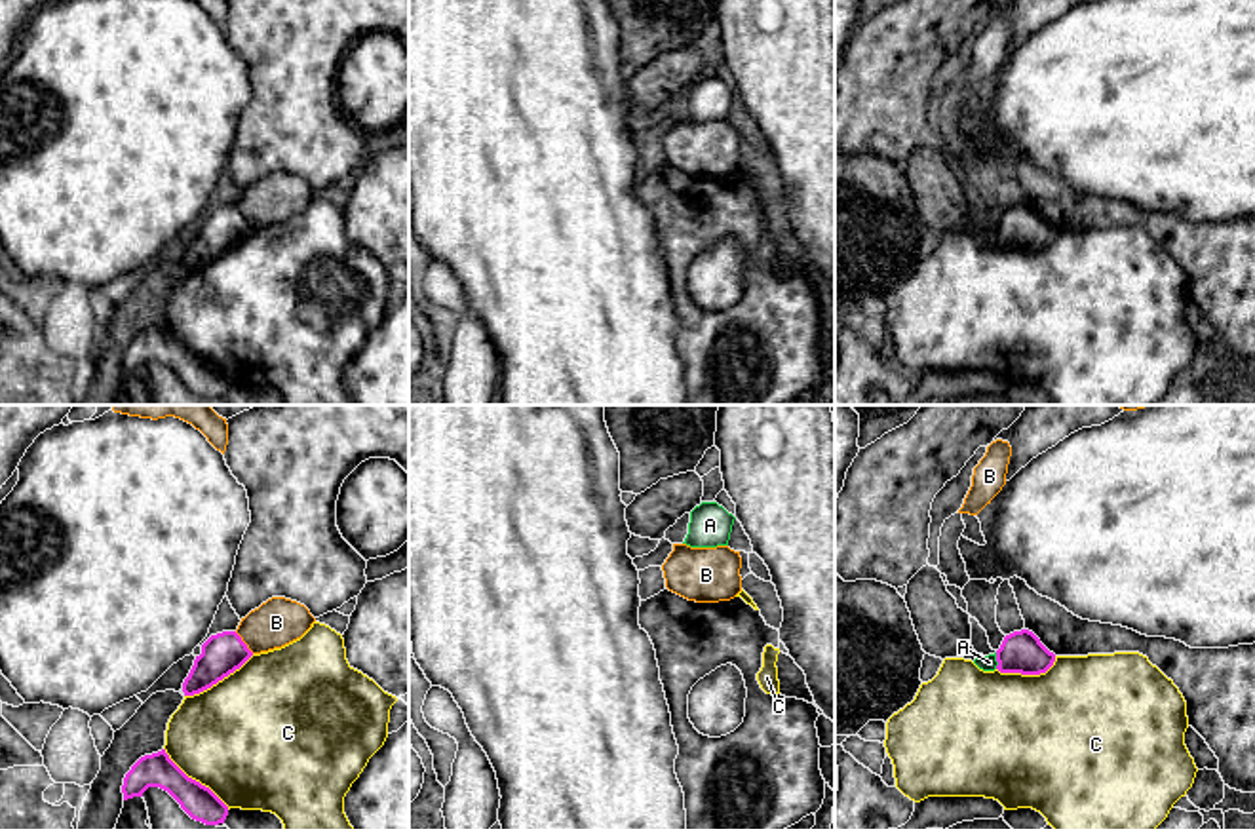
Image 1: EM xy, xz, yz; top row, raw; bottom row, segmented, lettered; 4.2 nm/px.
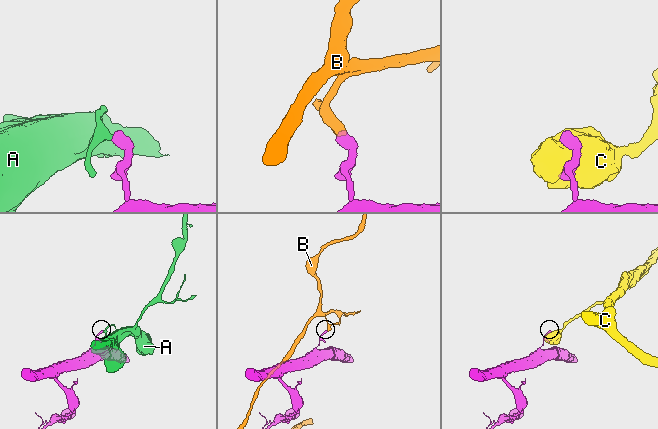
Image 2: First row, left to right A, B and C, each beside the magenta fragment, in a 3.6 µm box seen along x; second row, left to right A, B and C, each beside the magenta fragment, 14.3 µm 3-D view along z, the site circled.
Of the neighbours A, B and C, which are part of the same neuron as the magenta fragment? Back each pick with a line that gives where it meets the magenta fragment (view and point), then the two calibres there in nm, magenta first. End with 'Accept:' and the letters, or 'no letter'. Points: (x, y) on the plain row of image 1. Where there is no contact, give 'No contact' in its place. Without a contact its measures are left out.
Accept: no letter

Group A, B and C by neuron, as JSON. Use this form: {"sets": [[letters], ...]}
{"sets": [["A"], ["B"], ["C"]]}

